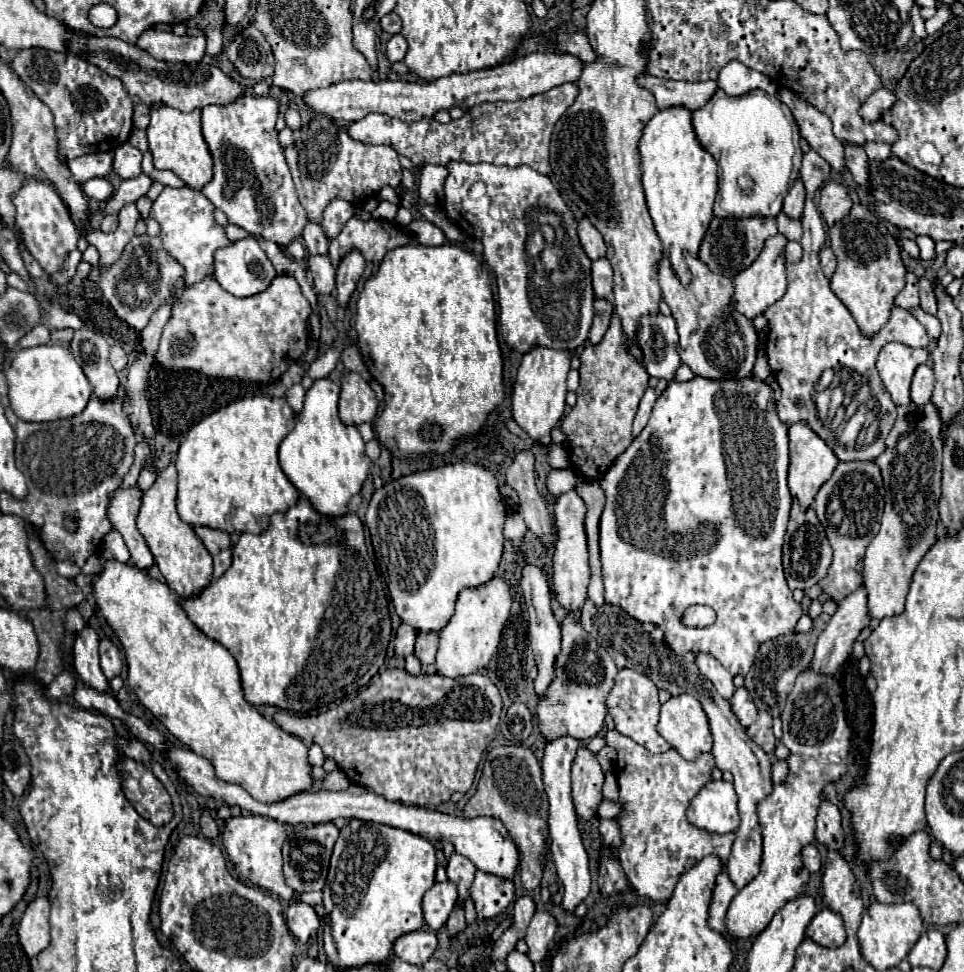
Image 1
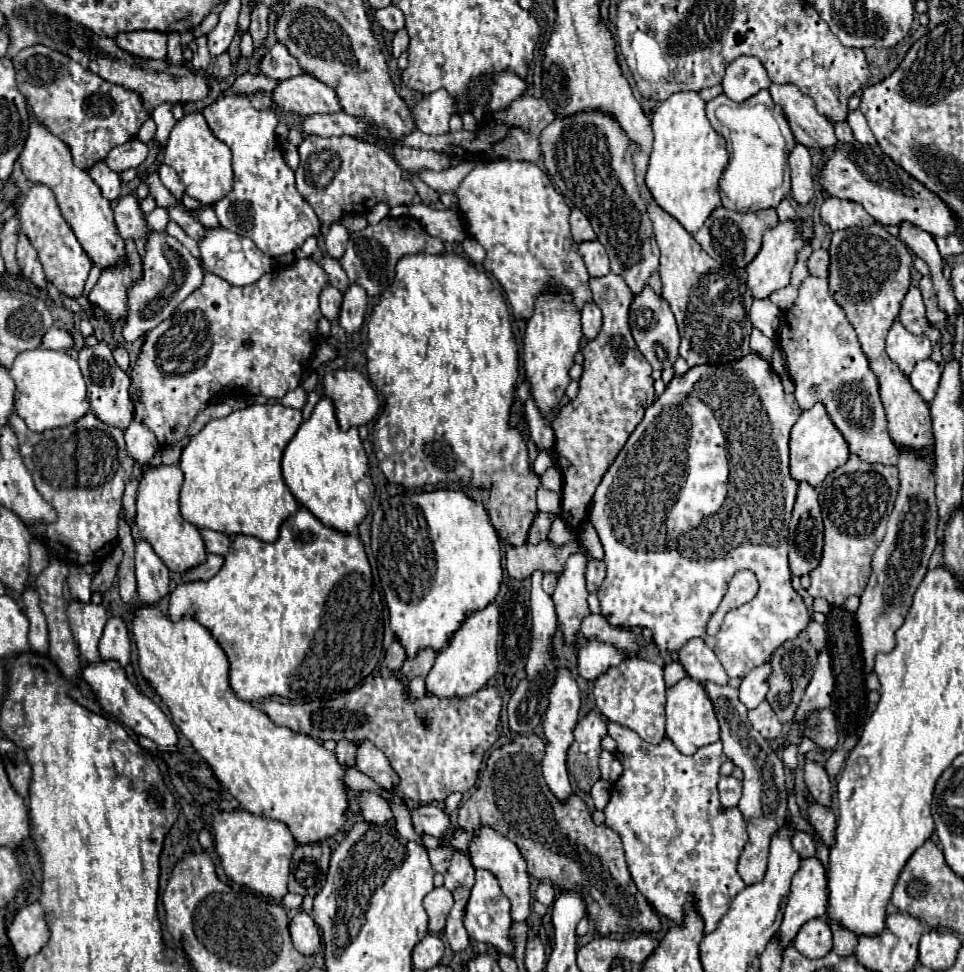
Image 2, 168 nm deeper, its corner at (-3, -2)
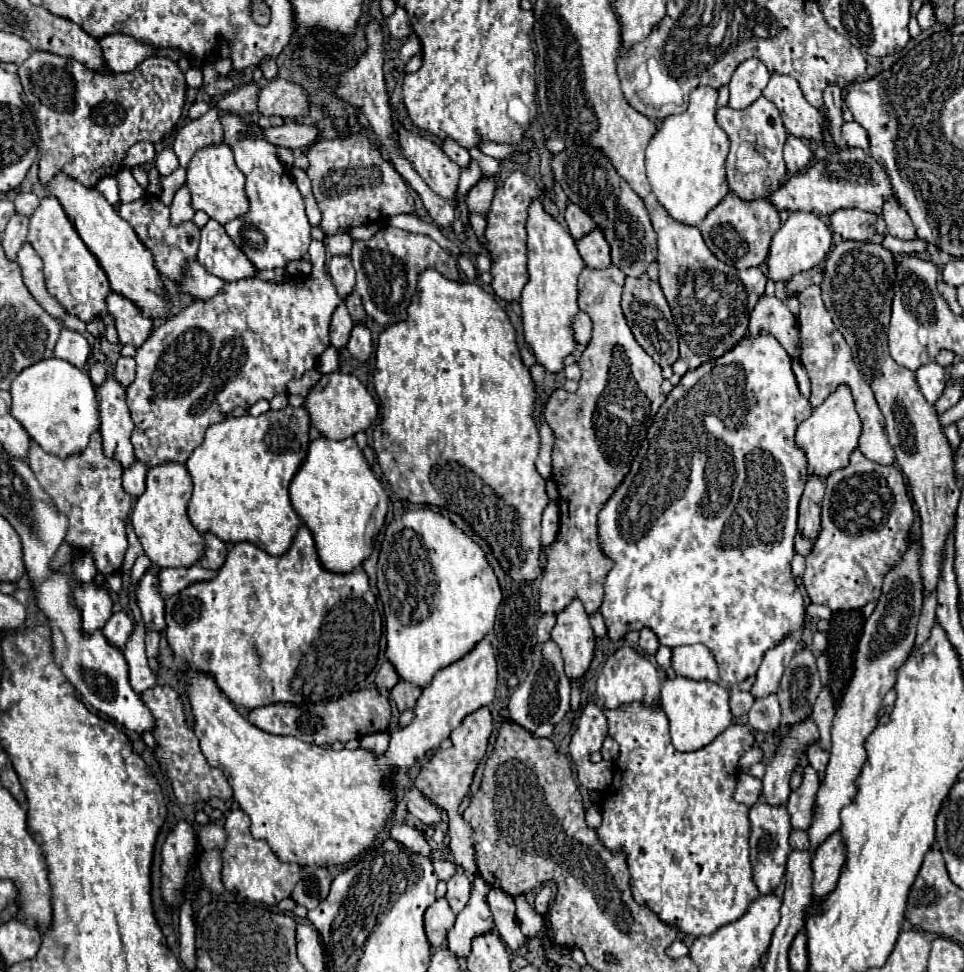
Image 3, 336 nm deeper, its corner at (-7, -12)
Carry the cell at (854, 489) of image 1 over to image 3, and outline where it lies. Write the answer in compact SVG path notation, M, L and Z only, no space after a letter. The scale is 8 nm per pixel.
M854 450L852 456L850 456L850 464L842 470L836 470L832 472L828 478L826 478L826 494L824 494L824 502L822 502L822 530L820 530L820 536L812 548L812 556L806 558L806 572L802 576L804 580L804 586L806 586L806 592L810 596L810 600L814 604L824 604L828 608L832 608L834 612L836 610L860 610L864 604L876 600L876 596L880 596L880 588L882 588L882 576L884 572L888 570L888 564L896 562L900 558L900 554L906 550L906 540L908 540L908 532L914 524L914 510L912 510L912 502L908 498L908 490L906 490L906 482L904 482L904 476L902 472L896 468L896 466L880 466L872 460L868 460L860 450Z

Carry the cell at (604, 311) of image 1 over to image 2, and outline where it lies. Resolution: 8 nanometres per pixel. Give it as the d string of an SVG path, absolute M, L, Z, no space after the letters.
M594 302L584 304L584 308L582 308L582 334L584 334L584 338L588 338L588 340L596 338L596 334L600 332L600 326L602 326L600 308Z

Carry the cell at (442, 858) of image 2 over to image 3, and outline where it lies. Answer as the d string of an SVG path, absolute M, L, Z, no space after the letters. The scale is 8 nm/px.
M432 858L432 866L434 866L434 870L436 870L438 880L450 880L450 878L456 874L456 866L454 866L454 862L450 862L450 860Z

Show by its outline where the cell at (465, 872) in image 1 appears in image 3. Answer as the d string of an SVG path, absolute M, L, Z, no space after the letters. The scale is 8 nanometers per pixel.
M458 872L448 880L446 900L448 900L454 914L458 914L466 906L468 898L470 898L470 890L472 890L472 882L466 872Z

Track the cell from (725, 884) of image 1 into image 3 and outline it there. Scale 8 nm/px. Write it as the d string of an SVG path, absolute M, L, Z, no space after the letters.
M624 708L624 712L606 712L608 718L608 736L620 746L620 760L616 760L614 764L614 780L610 784L608 790L604 790L602 798L600 798L600 812L602 812L602 826L596 830L602 844L608 850L622 850L630 868L630 886L632 886L632 896L638 904L646 904L660 920L664 920L666 924L674 924L678 926L682 932L686 932L692 938L700 938L700 936L710 936L714 934L718 928L736 922L746 910L748 904L752 900L756 900L760 896L756 884L752 882L752 866L748 860L748 808L744 804L738 804L732 796L734 796L734 786L736 786L736 764L740 760L740 756L752 748L754 744L754 736L750 734L750 728L744 724L730 724L714 742L710 742L708 746L696 750L696 752L676 752L670 736L668 736L668 718L664 716L664 712L658 708Z

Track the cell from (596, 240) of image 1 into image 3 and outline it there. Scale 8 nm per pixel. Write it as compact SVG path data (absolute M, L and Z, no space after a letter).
M568 204L564 216L566 216L568 230L570 230L570 234L572 234L574 240L584 238L586 234L590 234L596 228L596 224L592 222L592 218L582 208L578 208L576 204Z

